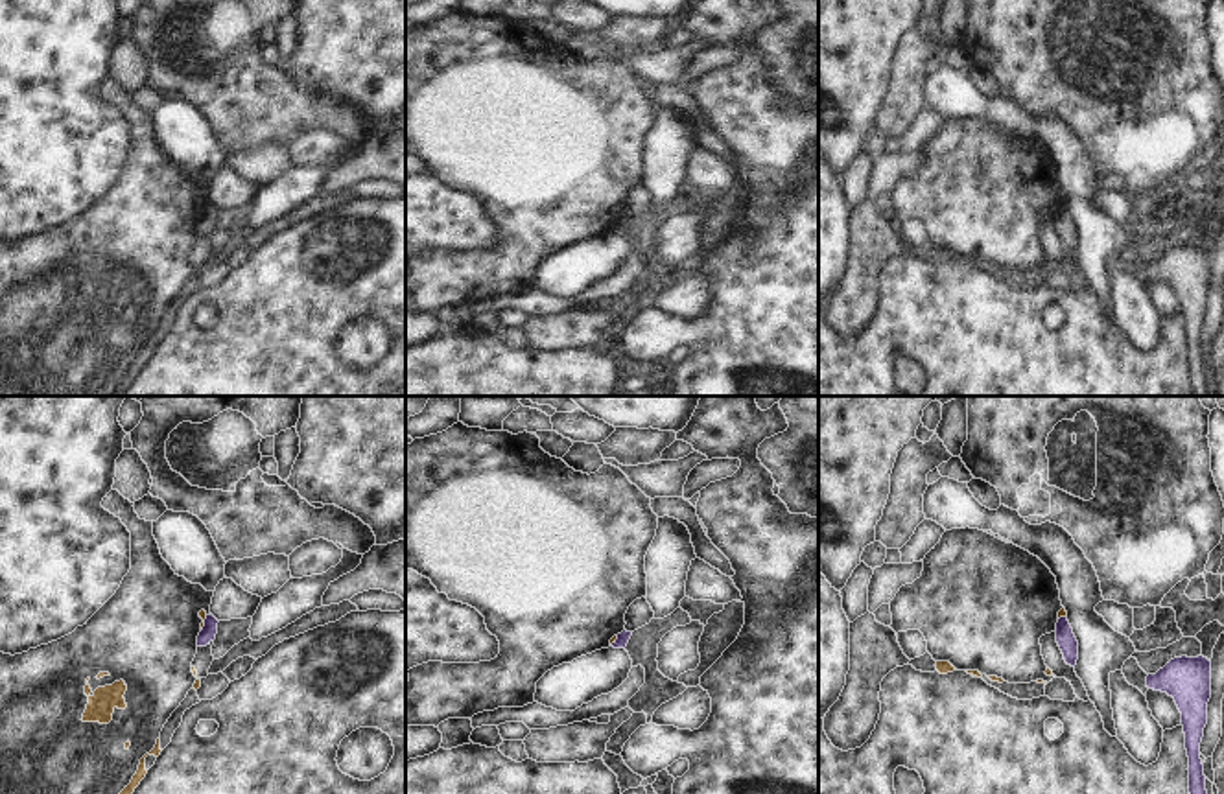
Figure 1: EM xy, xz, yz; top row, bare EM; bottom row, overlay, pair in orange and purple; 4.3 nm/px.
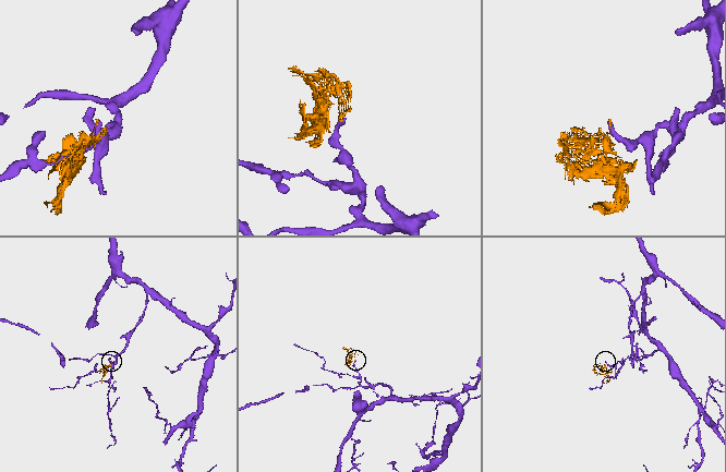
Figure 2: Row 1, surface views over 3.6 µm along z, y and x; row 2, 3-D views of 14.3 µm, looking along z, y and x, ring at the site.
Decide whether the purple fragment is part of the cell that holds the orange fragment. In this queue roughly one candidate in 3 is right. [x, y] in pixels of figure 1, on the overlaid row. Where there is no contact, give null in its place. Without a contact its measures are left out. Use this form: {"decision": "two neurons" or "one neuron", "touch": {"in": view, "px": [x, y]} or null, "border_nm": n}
{"decision": "two neurons", "touch": {"in": "xy", "px": [203, 623]}, "border_nm": 80}

